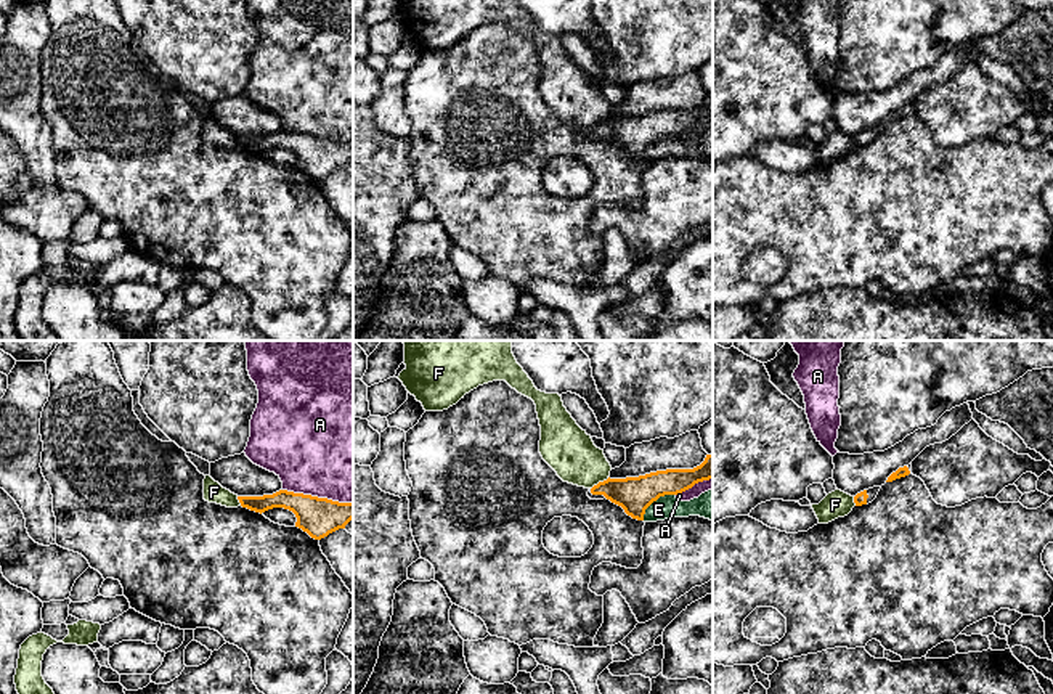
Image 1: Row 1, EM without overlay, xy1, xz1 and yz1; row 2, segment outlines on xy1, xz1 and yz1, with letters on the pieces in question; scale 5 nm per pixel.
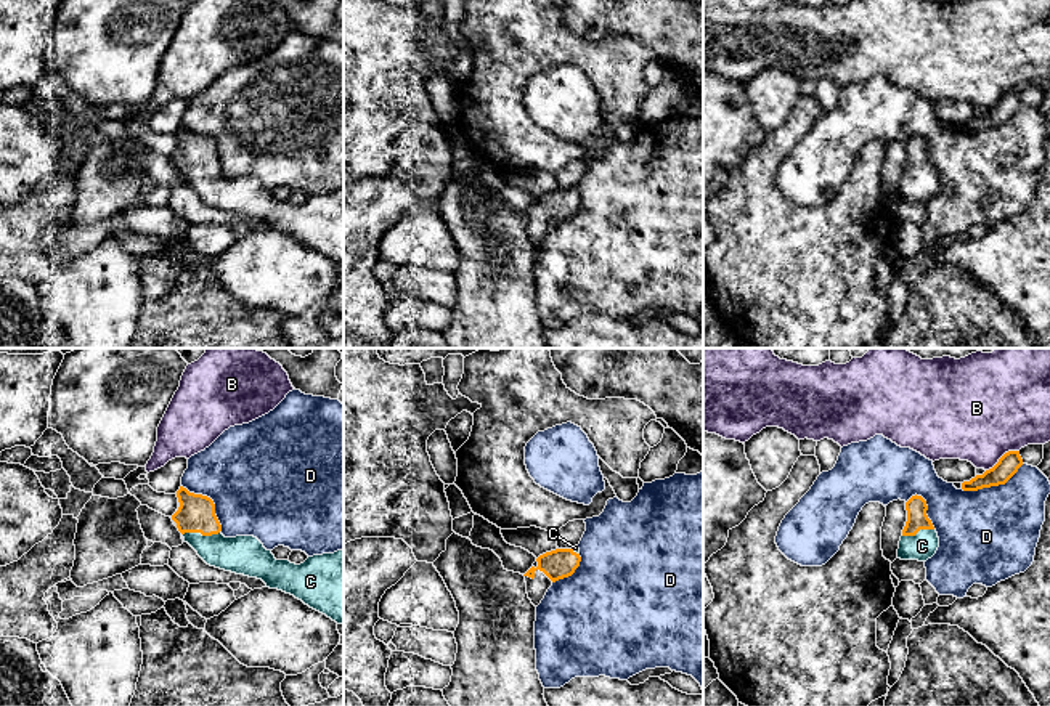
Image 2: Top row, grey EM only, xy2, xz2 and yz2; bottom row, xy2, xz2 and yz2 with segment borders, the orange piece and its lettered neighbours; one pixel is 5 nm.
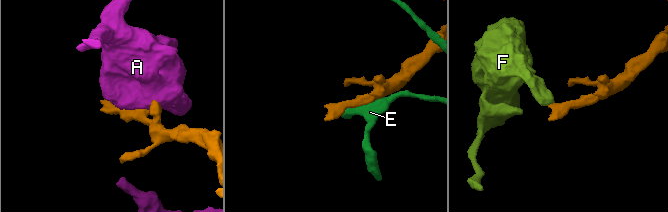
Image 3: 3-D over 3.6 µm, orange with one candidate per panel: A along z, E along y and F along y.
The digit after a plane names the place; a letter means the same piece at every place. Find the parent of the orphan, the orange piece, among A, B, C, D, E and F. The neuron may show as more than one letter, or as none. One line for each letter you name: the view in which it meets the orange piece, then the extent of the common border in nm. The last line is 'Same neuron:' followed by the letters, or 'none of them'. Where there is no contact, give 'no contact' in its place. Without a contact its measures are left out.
C: xy2 | 180 nm
Same neuron: C

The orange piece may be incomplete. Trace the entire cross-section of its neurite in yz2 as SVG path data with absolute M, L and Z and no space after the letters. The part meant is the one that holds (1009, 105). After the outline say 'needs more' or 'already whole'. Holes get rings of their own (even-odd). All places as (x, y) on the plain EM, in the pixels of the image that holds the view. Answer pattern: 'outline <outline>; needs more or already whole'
outline M1019 91L1005 93L999 103L986 111L983 116L976 116L970 122L962 124L963 132L978 132L983 128L1005 125L1023 106Z; already whole

